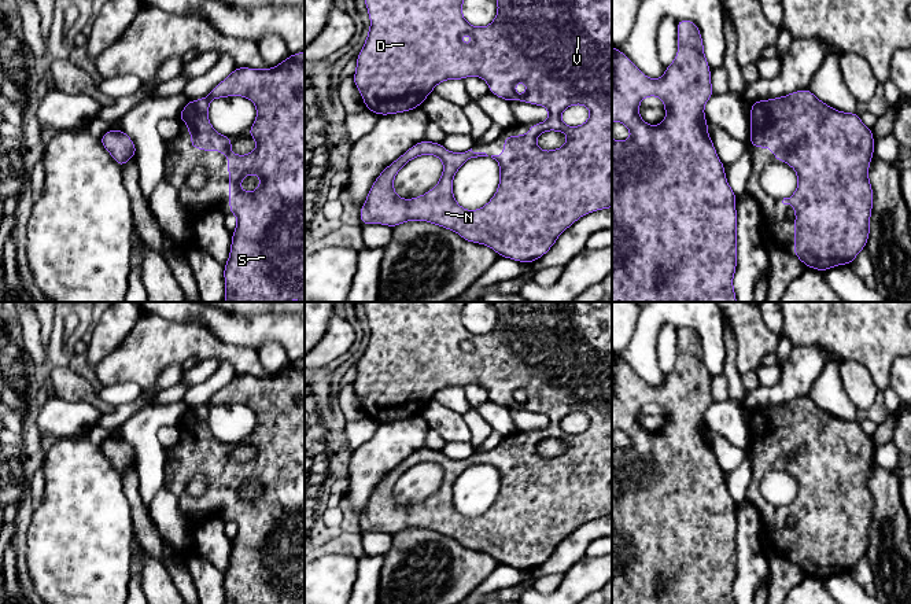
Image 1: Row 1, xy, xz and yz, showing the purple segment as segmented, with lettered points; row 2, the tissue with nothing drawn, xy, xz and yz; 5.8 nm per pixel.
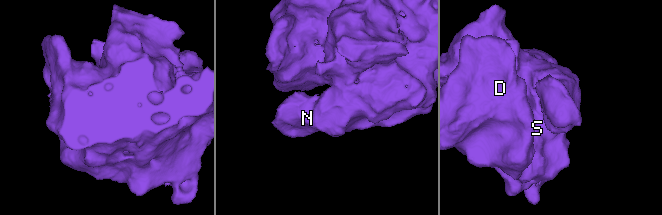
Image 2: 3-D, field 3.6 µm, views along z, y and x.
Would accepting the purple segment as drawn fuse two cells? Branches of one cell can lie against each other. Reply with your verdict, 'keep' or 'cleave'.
keep

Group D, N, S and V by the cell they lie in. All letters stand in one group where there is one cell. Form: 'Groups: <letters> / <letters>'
Groups: D N S V

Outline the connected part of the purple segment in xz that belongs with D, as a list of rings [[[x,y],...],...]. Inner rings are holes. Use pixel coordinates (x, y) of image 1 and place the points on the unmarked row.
[[[362,302],[366,317],[370,327],[370,335],[362,357],[359,358],[357,368],[357,376],[353,383],[354,393],[361,401],[365,415],[377,423],[399,421],[414,417],[434,399],[434,395],[447,387],[465,387],[466,384],[477,383],[488,391],[488,399],[506,408],[521,409],[535,413],[543,413],[549,417],[549,426],[545,430],[531,431],[527,442],[505,443],[502,450],[505,460],[501,463],[491,463],[499,472],[499,491],[494,504],[487,512],[477,518],[466,518],[461,515],[453,501],[453,487],[458,476],[469,467],[477,464],[488,464],[486,460],[473,460],[472,456],[465,460],[450,460],[442,450],[434,450],[423,448],[406,457],[399,465],[391,469],[372,491],[364,513],[359,516],[361,533],[381,531],[386,534],[397,534],[407,528],[428,528],[434,533],[443,534],[449,538],[458,541],[464,548],[471,550],[484,552],[493,556],[499,564],[514,567],[517,570],[532,571],[543,564],[557,549],[558,544],[568,537],[580,524],[594,520],[597,518],[605,518],[612,515],[612,302],[493,302],[498,312],[498,318],[494,328],[488,334],[477,335],[468,331],[462,323],[462,310],[466,302]],[[524,388],[527,391],[527,399],[517,402],[514,391]],[[583,412],[590,417],[589,427],[579,434],[568,434],[563,430],[561,421],[569,413]],[[543,439],[561,439],[568,443],[568,449],[550,458],[543,458],[536,453],[536,446]],[[420,463],[435,463],[443,469],[443,479],[438,491],[421,504],[412,507],[402,507],[394,498],[394,486],[398,479],[412,467]]]

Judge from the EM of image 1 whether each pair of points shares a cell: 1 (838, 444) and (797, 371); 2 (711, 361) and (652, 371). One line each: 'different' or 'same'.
1: different
2: same

